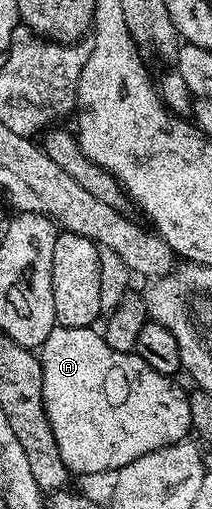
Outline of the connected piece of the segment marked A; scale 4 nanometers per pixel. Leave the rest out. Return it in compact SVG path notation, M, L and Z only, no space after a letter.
M57 324L43 341L39 362L43 365L43 407L57 440L57 452L61 452L61 460L72 475L110 475L125 468L125 464L133 464L137 456L184 441L192 433L189 397L185 390L183 394L175 380L149 368L138 354L109 348L98 329Z

